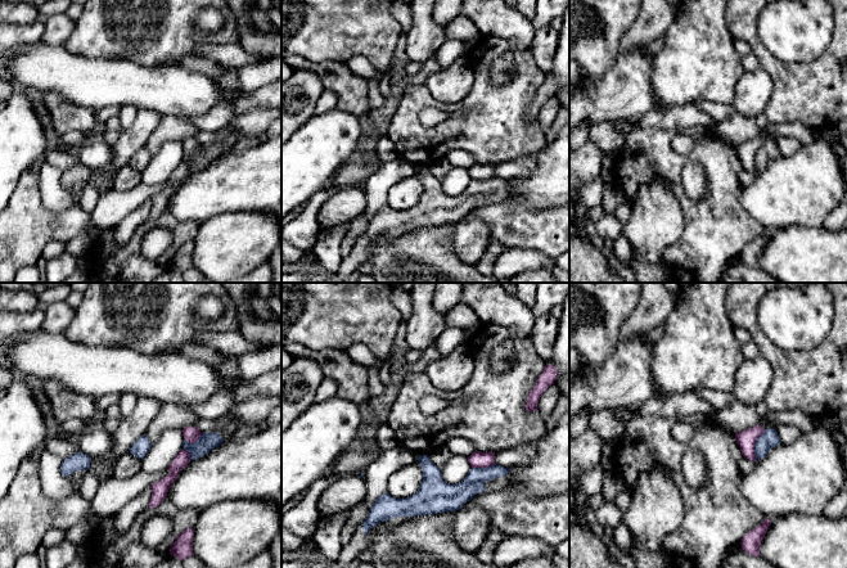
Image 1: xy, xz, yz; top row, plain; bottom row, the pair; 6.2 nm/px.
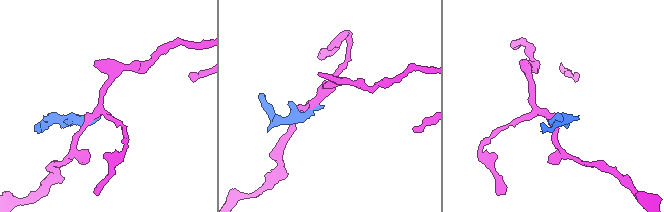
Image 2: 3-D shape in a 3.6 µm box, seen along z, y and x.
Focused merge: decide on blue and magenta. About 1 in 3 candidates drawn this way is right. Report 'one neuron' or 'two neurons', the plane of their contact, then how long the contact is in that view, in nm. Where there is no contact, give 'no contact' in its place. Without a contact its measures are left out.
two neurons | yz | 200 nm

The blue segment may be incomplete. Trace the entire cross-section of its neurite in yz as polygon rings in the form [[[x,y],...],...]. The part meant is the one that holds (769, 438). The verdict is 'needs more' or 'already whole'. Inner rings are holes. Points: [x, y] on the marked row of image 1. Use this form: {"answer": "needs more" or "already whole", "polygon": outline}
{"answer": "already whole", "polygon": [[[765,429],[765,432],[756,439],[754,443],[756,460],[766,457],[769,450],[775,446],[779,446],[780,443],[780,438],[775,429]]]}

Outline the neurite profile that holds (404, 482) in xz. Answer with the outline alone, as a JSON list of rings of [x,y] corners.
[[[419,461],[397,469],[387,481],[387,492],[396,499],[406,499],[419,490],[423,482],[423,470]]]

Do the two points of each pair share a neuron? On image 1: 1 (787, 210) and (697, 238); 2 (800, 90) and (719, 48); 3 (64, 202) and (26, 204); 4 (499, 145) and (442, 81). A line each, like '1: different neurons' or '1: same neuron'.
1: different neurons
2: different neurons
3: different neurons
4: different neurons

